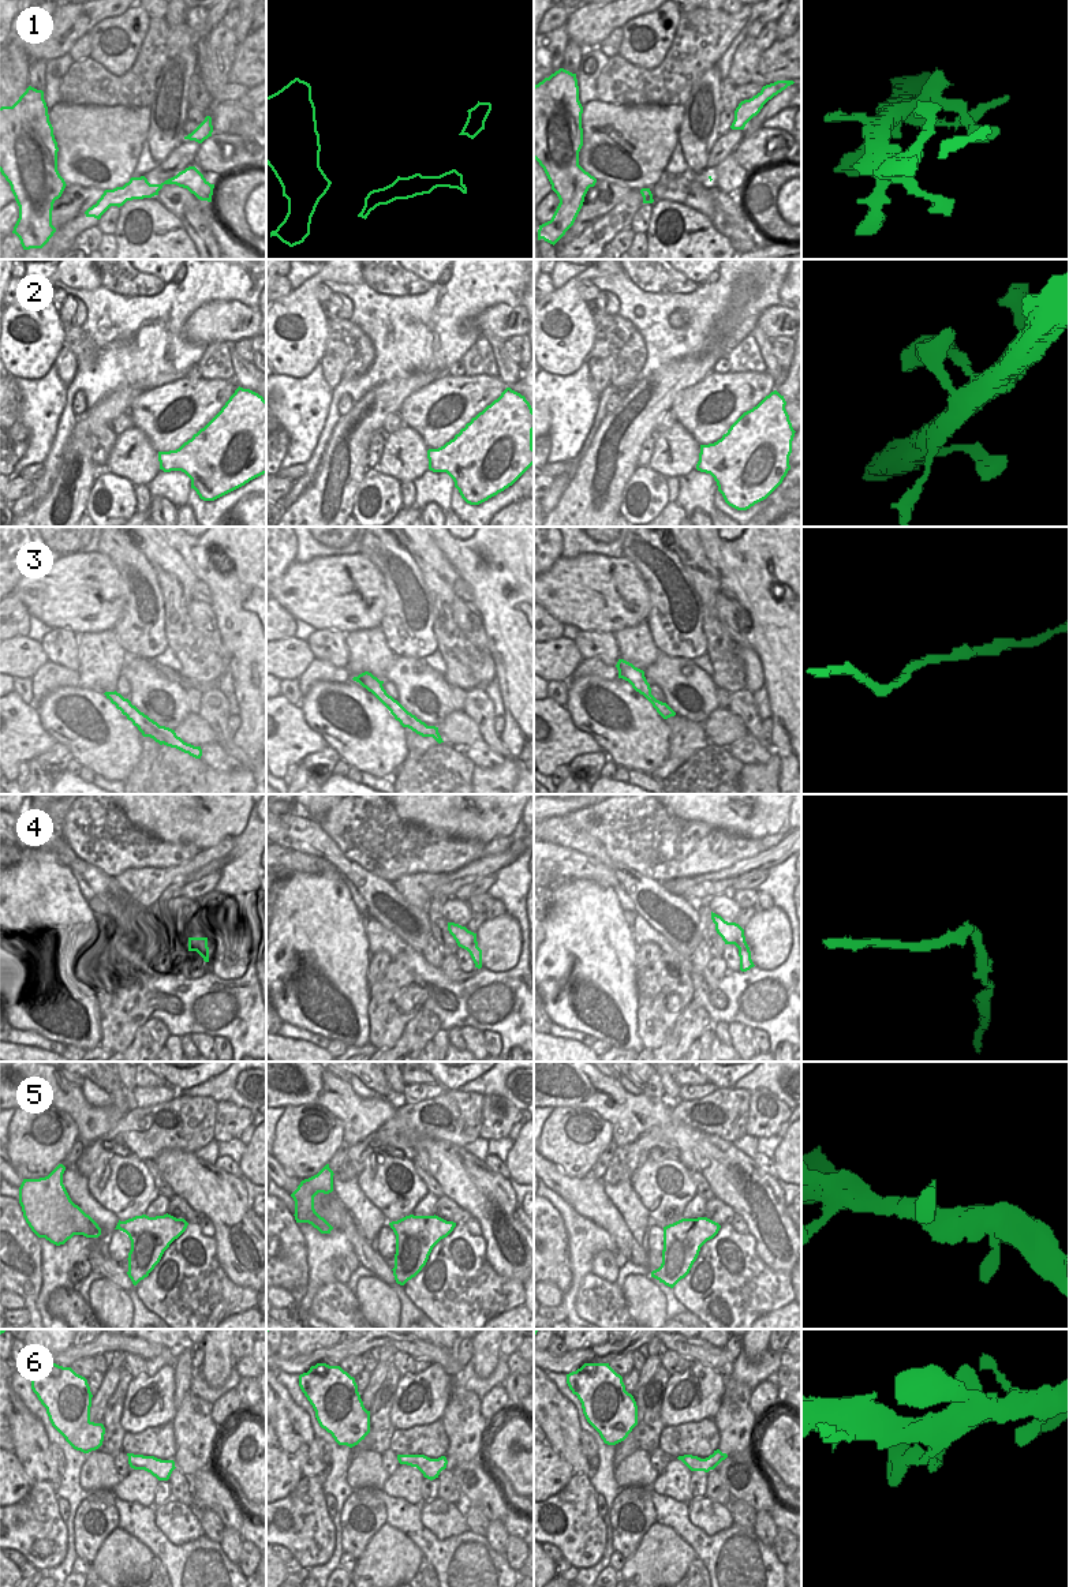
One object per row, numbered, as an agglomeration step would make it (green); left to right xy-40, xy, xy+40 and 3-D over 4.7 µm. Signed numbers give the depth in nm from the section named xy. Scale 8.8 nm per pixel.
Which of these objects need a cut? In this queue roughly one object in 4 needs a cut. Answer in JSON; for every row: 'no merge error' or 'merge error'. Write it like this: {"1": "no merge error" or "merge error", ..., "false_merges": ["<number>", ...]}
{"1": "no merge error", "2": "no merge error", "3": "no merge error", "4": "no merge error", "5": "no merge error", "6": "no merge error", "false_merges": []}

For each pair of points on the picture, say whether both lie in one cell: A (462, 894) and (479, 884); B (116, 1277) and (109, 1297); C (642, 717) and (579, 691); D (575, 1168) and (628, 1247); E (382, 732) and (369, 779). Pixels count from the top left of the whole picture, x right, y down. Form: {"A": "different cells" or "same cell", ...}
{"A": "same cell", "B": "different cells", "C": "same cell", "D": "different cells", "E": "different cells"}

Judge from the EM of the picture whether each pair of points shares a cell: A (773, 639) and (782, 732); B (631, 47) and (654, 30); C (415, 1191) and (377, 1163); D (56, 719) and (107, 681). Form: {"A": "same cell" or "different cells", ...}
{"A": "same cell", "B": "same cell", "C": "same cell", "D": "different cells"}

